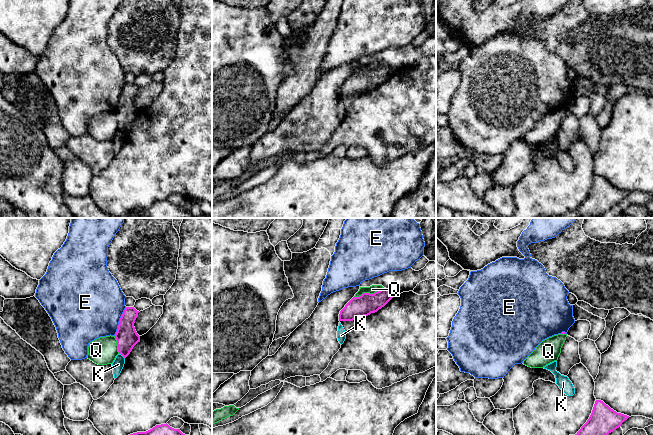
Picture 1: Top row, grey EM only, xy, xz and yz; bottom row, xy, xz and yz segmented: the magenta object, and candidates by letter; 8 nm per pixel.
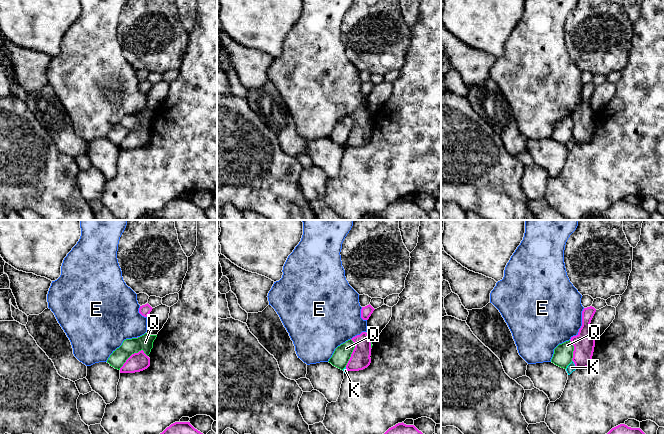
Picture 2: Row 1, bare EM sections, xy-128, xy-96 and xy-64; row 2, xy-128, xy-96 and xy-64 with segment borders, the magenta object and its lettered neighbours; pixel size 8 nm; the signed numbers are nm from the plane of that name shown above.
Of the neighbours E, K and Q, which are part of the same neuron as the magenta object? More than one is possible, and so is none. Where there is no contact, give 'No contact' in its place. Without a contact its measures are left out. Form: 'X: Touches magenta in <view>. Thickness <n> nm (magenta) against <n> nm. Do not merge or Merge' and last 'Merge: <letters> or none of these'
E: Touches magenta in xy. Thickness 170 nm (magenta) against 480 nm. Do not merge
K: Touches magenta in xy. Thickness 170 nm (magenta) against 90 nm. Do not merge
Q: Touches magenta in xz. Thickness 170 nm (magenta) against 70 nm. Do not merge
Merge: none of these

